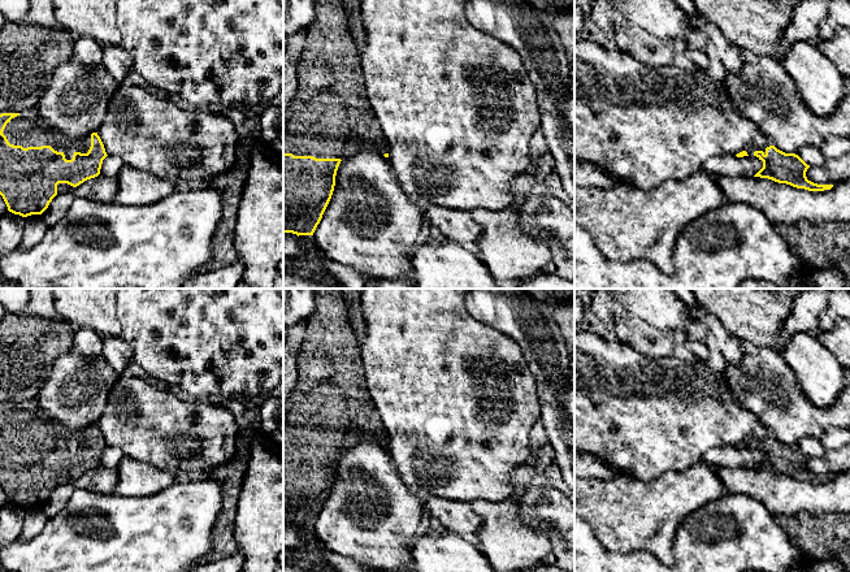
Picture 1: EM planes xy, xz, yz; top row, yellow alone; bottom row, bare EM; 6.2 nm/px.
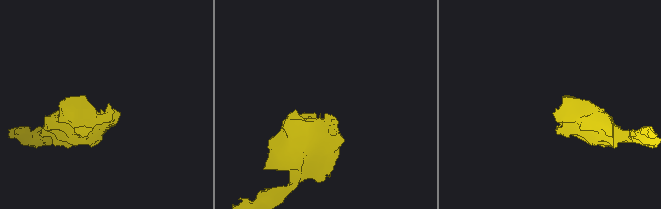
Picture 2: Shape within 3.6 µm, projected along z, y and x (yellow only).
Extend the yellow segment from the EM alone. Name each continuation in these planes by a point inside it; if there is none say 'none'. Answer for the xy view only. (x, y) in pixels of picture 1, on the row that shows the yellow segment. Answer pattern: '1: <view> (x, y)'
1: xy (29, 129)

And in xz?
1: xz (330, 117)

